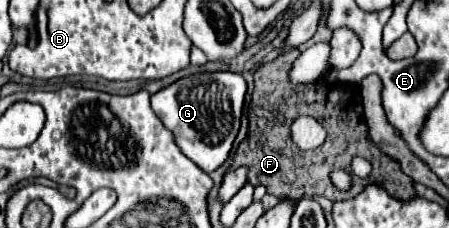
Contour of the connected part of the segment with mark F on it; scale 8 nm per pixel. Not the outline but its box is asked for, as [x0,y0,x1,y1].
[228,49,414,201]

